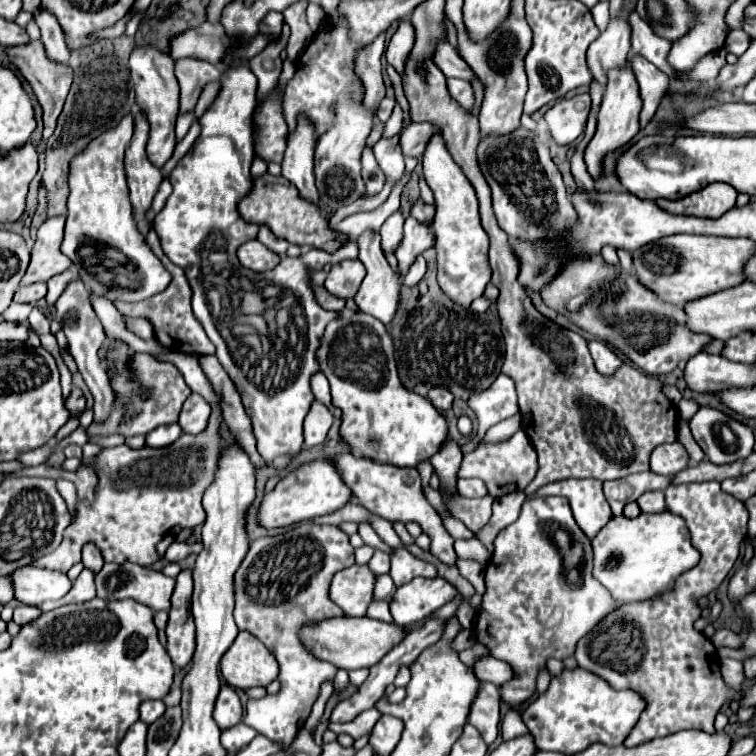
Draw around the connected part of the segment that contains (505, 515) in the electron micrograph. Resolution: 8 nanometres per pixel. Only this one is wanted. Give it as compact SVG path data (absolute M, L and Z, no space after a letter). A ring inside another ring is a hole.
M510 493L506 497L498 497L494 501L494 509L492 509L492 517L490 521L476 533L476 537L480 541L484 541L484 547L492 553L492 543L496 539L496 535L508 527L518 515L520 515L520 507L524 503L524 493Z

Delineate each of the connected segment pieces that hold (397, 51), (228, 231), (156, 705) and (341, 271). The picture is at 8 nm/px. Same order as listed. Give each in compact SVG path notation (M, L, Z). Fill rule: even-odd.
M402 19L396 33L392 35L390 43L388 43L388 49L386 49L386 59L388 63L402 75L404 71L404 65L406 65L406 59L408 59L408 53L414 45L414 27L410 25L408 19Z
M246 64L228 67L220 77L220 91L204 115L198 119L202 133L194 147L184 155L184 159L170 173L170 183L174 187L164 209L156 215L154 227L162 239L162 249L172 263L180 265L192 287L192 309L196 319L202 323L208 339L216 345L216 357L224 371L230 375L238 393L242 397L244 409L252 419L254 435L258 441L258 451L272 463L280 453L300 453L302 449L302 423L314 401L310 389L310 377L320 371L316 351L322 343L326 323L338 319L338 311L326 311L314 299L310 291L310 271L320 271L326 263L336 263L344 253L328 255L320 249L306 249L300 257L292 259L292 267L276 267L268 273L256 273L244 269L236 257L236 249L257 237L259 226L248 223L238 213L238 203L252 189L250 165L254 159L250 117L256 105L258 79ZM242 277L250 281L270 281L278 287L258 287L258 283L242 283ZM244 325L252 325L254 331L244 331Z
M148 699L148 701L144 701L144 703L140 705L140 719L150 725L150 723L154 723L158 717L162 717L164 711L166 711L166 705L164 705L162 699Z
M344 259L336 265L332 265L324 287L336 297L344 297L346 299L346 308L356 312L358 307L354 302L354 295L356 295L360 283L362 283L364 273L366 271L364 271L364 267L358 259Z

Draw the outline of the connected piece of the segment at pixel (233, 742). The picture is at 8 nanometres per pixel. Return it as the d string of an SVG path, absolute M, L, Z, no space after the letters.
M238 723L238 725L222 731L222 745L224 745L224 749L226 749L230 755L234 755L234 753L238 753L242 747L246 747L256 735L258 735L258 733L256 733L252 727L248 727L248 725L244 725L244 723Z

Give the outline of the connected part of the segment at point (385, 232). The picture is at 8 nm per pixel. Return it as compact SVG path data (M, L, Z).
M396 211L394 215L390 215L384 225L380 227L380 235L382 235L382 249L384 253L394 253L398 249L398 243L402 241L402 215L400 211Z

